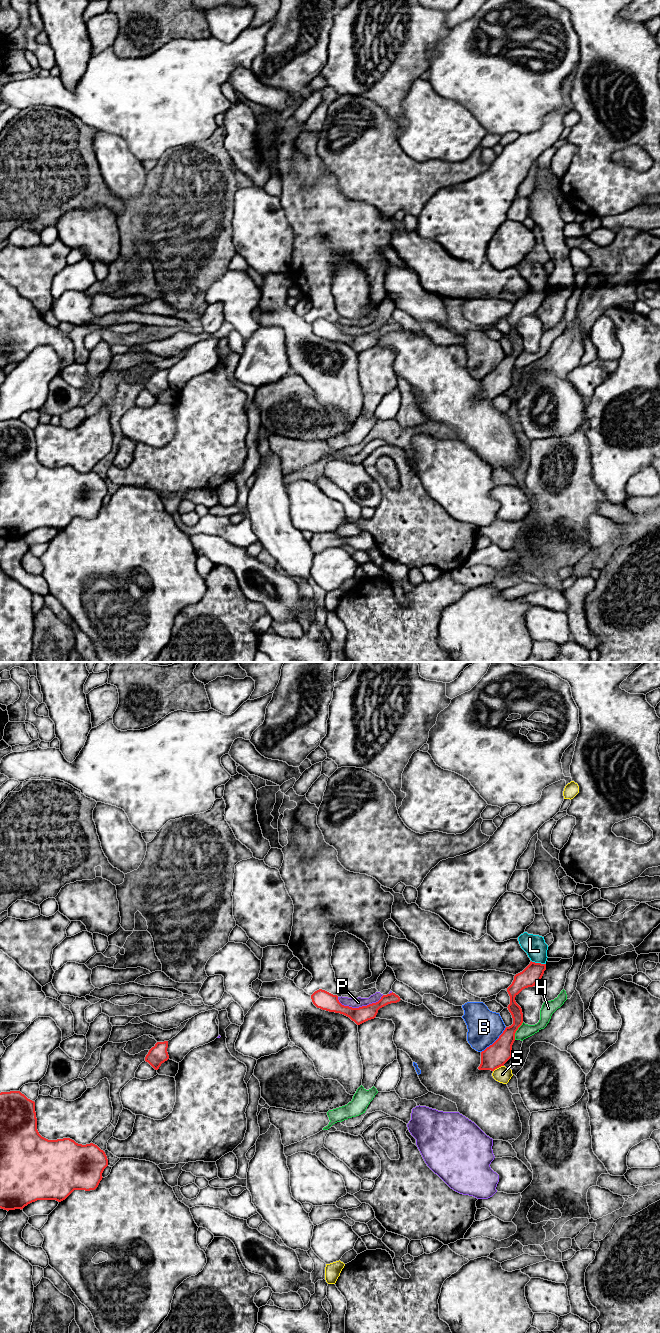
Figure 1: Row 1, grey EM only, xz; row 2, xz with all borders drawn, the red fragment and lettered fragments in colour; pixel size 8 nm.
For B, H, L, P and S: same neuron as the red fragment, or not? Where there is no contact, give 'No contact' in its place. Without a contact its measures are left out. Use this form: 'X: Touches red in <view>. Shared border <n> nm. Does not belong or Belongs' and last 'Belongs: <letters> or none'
B: Touches red in xz. Shared border 300 nm. Does not belong
H: Touches red in xz. Shared border 160 nm. Does not belong
L: Touches red in xz. Shared border 120 nm. Belongs
P: Touches red in xz. Shared border 380 nm. Does not belong
S: Touches red in xz. Shared border 100 nm. Does not belong
Belongs: L

